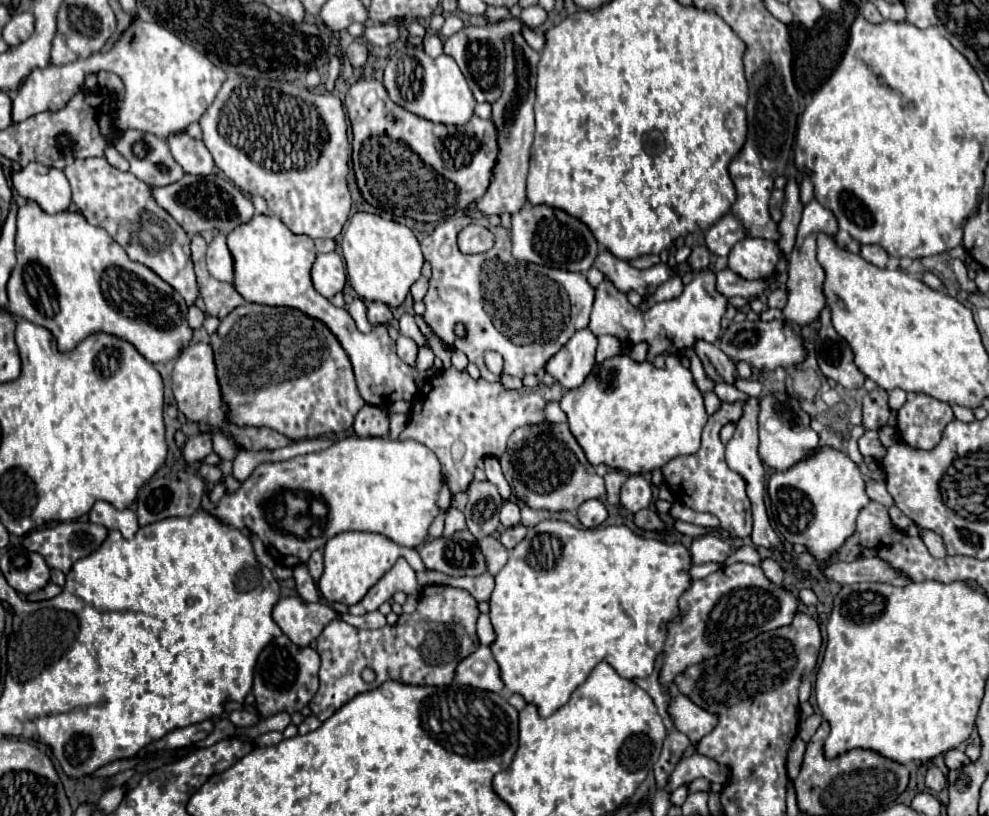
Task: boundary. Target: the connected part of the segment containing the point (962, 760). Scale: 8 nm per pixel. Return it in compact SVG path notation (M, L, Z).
M951 749L945 753L945 765L949 769L963 769L963 765L969 765L969 757L961 749Z

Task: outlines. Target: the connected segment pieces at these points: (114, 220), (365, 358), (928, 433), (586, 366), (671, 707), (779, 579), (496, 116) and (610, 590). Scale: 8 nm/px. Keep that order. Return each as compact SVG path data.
M103 157L75 159L65 167L65 175L73 189L73 203L83 217L97 227L103 227L129 255L129 259L155 271L169 283L191 307L199 297L195 271L191 265L191 237L183 227L151 197L151 187L139 181L133 173L123 173Z
M255 215L249 223L233 229L227 235L227 245L235 267L233 285L239 289L239 293L243 293L243 299L247 303L271 307L293 307L301 313L307 313L307 317L323 321L349 355L359 393L369 405L387 407L395 401L411 401L415 397L417 385L415 379L411 379L413 369L397 357L395 341L389 337L387 327L377 325L371 333L359 333L345 309L331 305L329 299L315 291L311 283L311 267L317 253L309 237L293 235L283 221L273 215Z
M909 395L909 401L899 409L897 431L905 443L931 449L939 443L943 427L953 419L947 403L929 395Z
M581 329L567 341L567 345L547 361L545 371L557 379L565 389L579 387L595 365L597 337L589 329Z
M673 691L673 697L667 705L667 713L673 719L673 725L677 731L685 733L691 743L695 745L701 737L705 737L707 733L713 731L713 727L717 725L717 717L707 713L705 709L697 707L691 699L687 699L683 693Z
M763 559L761 567L763 567L763 571L765 571L769 581L773 581L779 587L783 587L783 569L775 559Z
M521 35L507 39L505 43L505 85L501 97L491 103L491 121L497 129L499 141L499 157L493 165L491 185L485 195L475 201L477 211L491 217L501 213L517 213L525 205L525 185L527 185L527 169L529 169L529 151L535 131L533 119L533 101L535 101L535 79L537 79L537 61L539 53L533 51Z
M543 521L539 525L535 525L533 529L529 529L527 537L509 553L509 561L505 563L505 567L495 575L495 589L491 593L489 599L489 617L491 617L491 625L493 631L497 635L497 639L491 643L491 651L495 661L499 663L499 671L501 671L501 681L505 683L505 691L509 691L511 695L521 695L527 703L537 705L539 715L541 717L549 717L551 713L555 713L561 705L565 705L569 701L569 695L575 691L575 687L579 687L589 673L593 671L593 667L601 661L609 663L619 677L623 679L643 679L649 677L653 673L653 665L655 665L655 657L663 651L665 645L665 637L667 637L667 629L665 623L671 619L677 619L677 601L681 597L681 593L689 587L691 577L687 573L691 565L691 555L689 551L675 543L661 543L655 539L643 539L637 537L629 527L621 525L621 527L597 527L597 529L575 529L569 523L563 521Z

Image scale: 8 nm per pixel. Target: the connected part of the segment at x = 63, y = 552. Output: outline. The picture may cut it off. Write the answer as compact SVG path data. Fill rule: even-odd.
M69 521L69 523L57 523L55 527L31 531L23 539L23 547L43 555L43 559L47 561L47 565L51 569L59 569L59 571L67 573L77 559L83 559L83 557L95 553L95 549L99 549L99 545L105 541L105 537L107 537L107 529L103 525L95 525L91 521Z

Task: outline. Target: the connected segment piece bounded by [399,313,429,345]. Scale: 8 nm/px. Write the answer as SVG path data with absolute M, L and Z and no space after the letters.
M409 313L401 315L401 319L399 319L399 333L405 335L405 337L411 337L417 345L429 345L427 337L419 331L419 327L415 323L415 317L409 315Z

